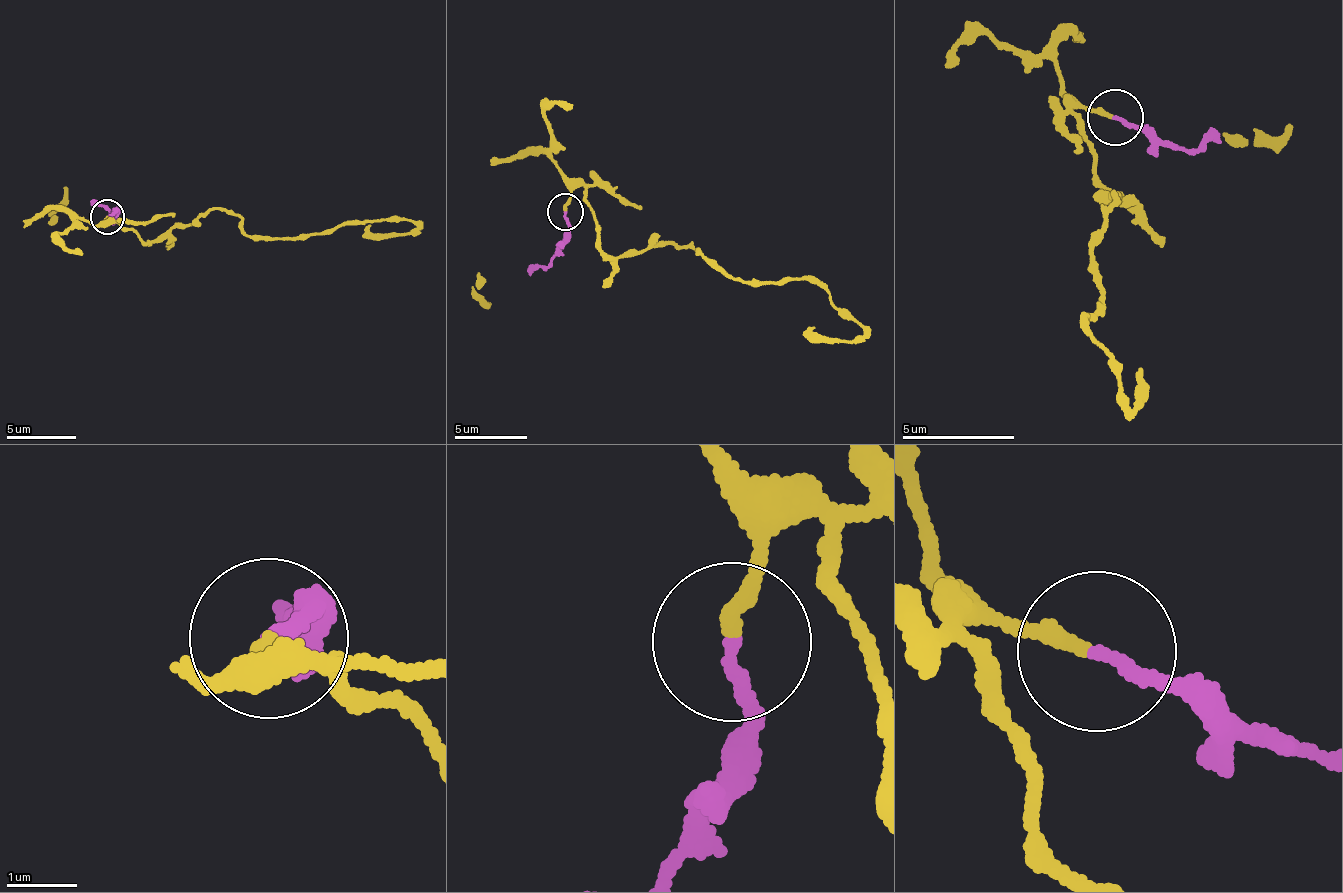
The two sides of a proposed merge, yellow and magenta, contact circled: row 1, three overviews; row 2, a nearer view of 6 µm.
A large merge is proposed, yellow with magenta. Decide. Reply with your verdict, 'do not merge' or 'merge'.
merge

